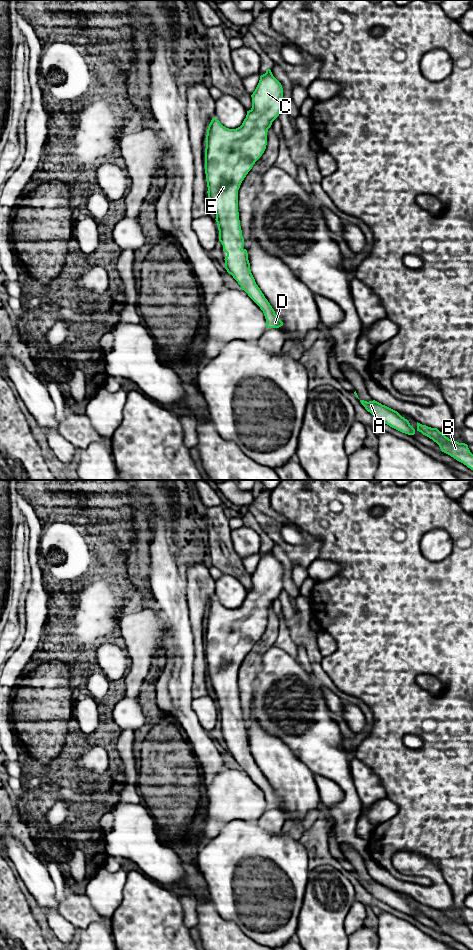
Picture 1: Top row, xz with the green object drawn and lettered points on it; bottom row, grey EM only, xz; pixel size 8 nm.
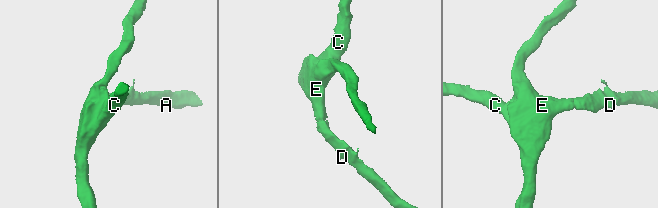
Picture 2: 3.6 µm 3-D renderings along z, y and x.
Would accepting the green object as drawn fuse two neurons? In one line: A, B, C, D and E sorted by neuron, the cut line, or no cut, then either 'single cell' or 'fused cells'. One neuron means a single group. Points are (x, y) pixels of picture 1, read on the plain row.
A B C D E | no cut | single cell

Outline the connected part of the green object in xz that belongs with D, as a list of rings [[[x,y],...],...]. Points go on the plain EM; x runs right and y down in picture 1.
[[[270,549],[260,556],[259,563],[251,575],[252,588],[247,591],[246,598],[242,605],[236,609],[229,609],[223,606],[215,597],[212,598],[206,615],[206,628],[205,628],[205,654],[208,667],[208,678],[210,679],[213,689],[216,694],[216,702],[219,710],[219,721],[223,725],[223,731],[227,733],[225,737],[225,749],[241,766],[248,776],[260,787],[266,799],[267,808],[279,808],[283,802],[277,797],[274,789],[265,778],[264,774],[255,762],[255,759],[250,750],[250,743],[248,740],[247,730],[243,728],[244,718],[239,700],[238,692],[238,670],[240,665],[248,652],[252,649],[255,642],[262,636],[267,625],[267,612],[271,607],[272,602],[279,596],[283,590],[283,568],[281,563],[273,556]]]

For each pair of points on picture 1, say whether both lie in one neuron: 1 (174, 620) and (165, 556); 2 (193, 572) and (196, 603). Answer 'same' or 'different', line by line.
1: same
2: same

